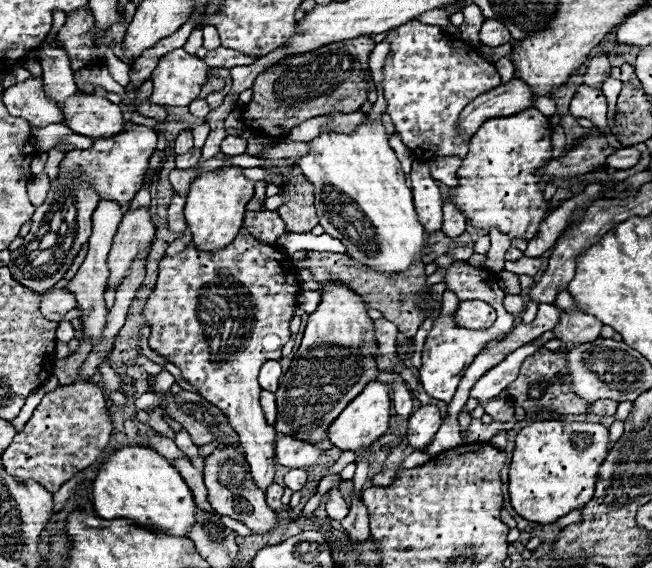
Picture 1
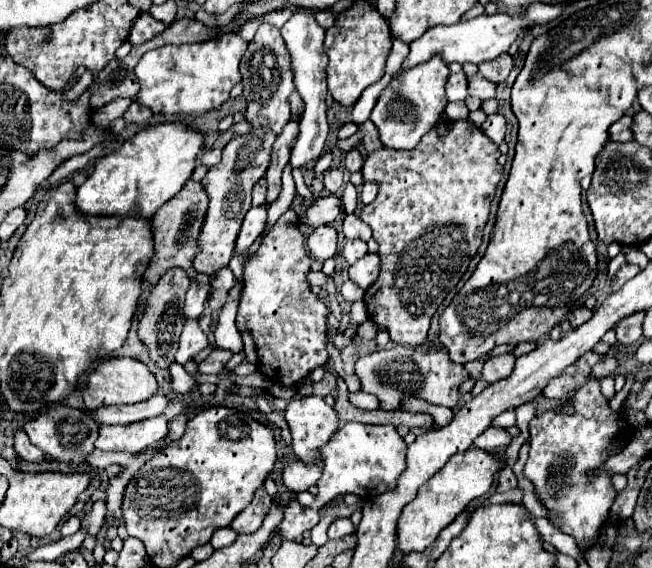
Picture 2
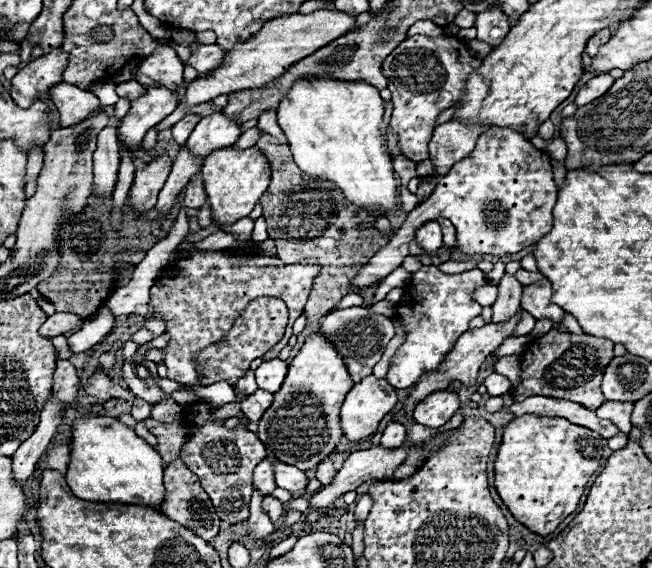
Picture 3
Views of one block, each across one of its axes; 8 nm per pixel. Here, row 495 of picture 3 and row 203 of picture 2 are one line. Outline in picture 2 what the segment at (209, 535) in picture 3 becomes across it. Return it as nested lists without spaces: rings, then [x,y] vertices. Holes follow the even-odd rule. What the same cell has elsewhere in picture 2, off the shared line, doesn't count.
[[[188,180],[180,194],[176,194],[176,198],[170,198],[152,218],[152,236],[154,236],[154,258],[152,262],[148,262],[144,274],[142,274],[142,282],[154,286],[162,274],[172,268],[172,266],[180,266],[184,268],[191,281],[197,282],[199,285],[211,287],[210,277],[201,275],[192,268],[192,258],[196,256],[198,248],[196,248],[196,238],[198,232],[202,228],[204,222],[204,214],[206,214],[206,206],[208,206],[208,198],[206,192],[202,188],[202,184]]]

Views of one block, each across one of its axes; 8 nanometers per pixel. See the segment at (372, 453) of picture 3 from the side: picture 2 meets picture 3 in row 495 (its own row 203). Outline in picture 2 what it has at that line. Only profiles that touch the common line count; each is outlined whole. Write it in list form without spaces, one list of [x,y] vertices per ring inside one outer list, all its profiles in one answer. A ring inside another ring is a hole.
[[[328,196],[328,198],[314,200],[308,214],[302,216],[300,222],[312,228],[318,228],[322,224],[332,224],[340,214],[342,214],[342,200],[336,196]]]

